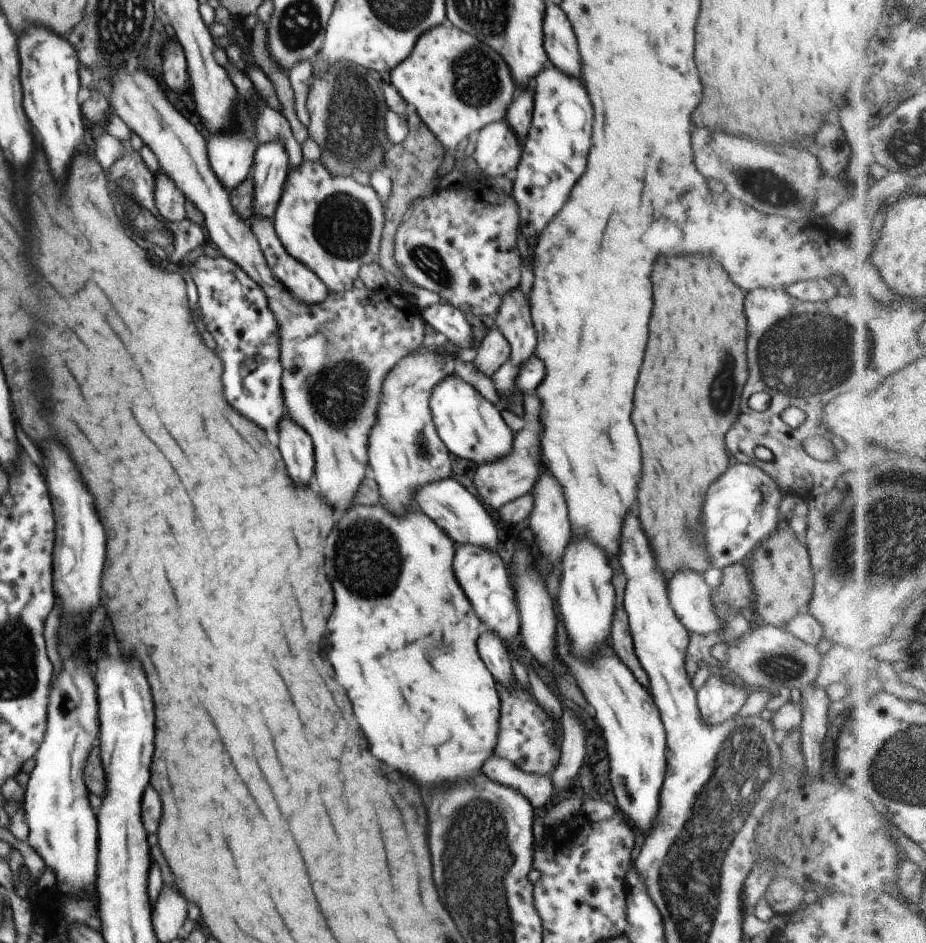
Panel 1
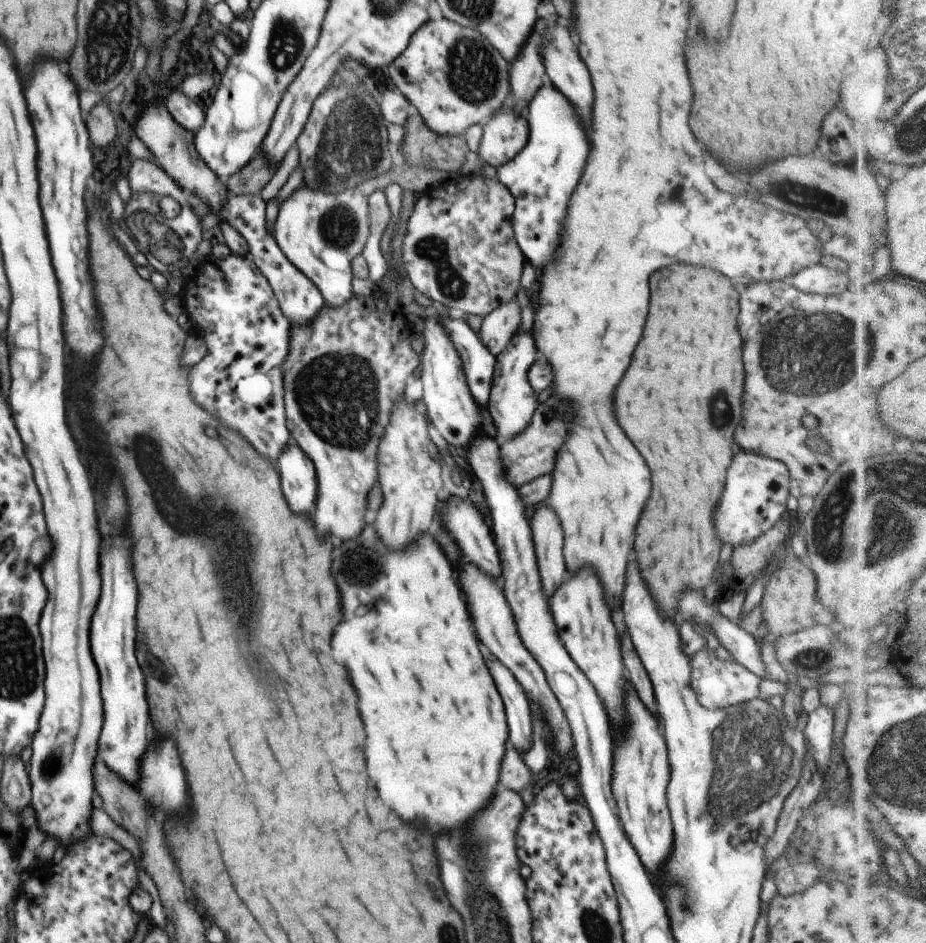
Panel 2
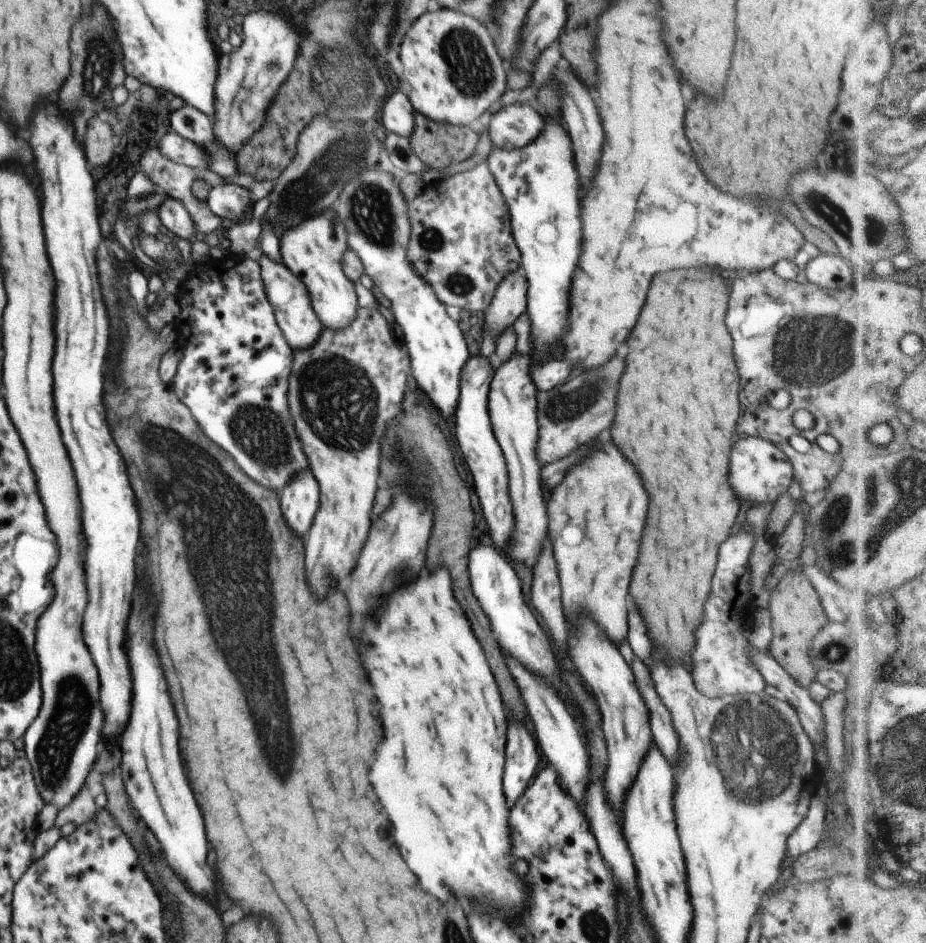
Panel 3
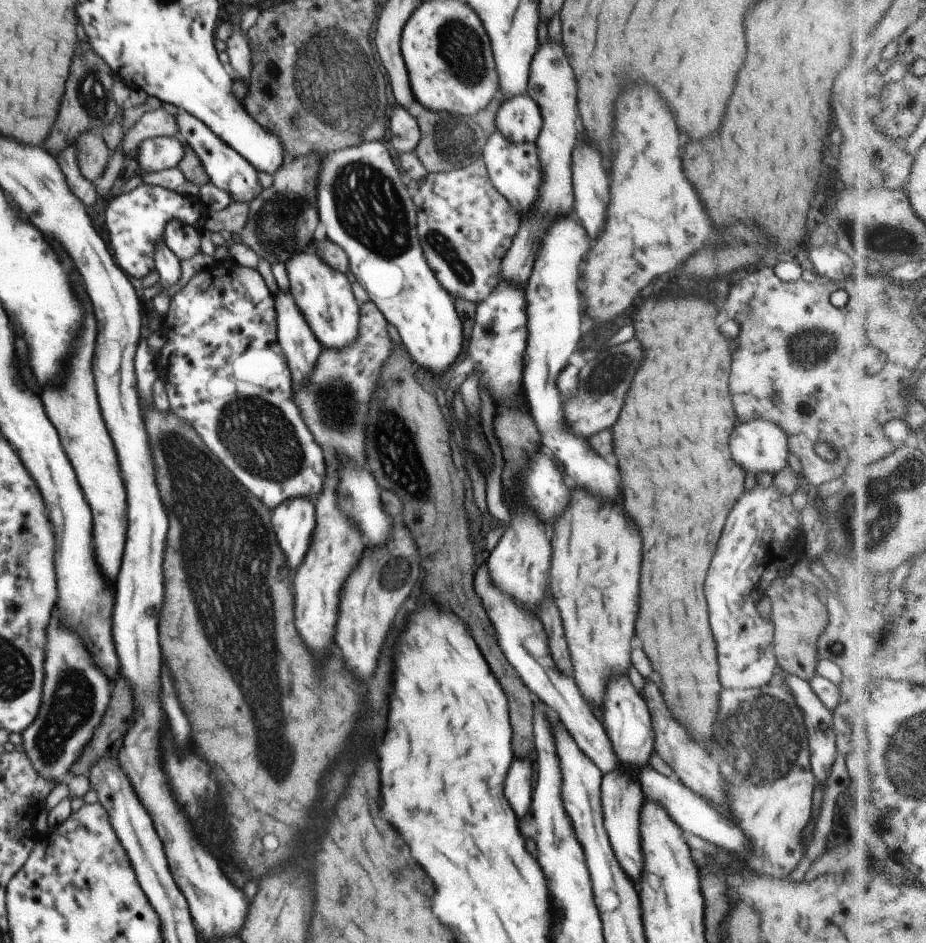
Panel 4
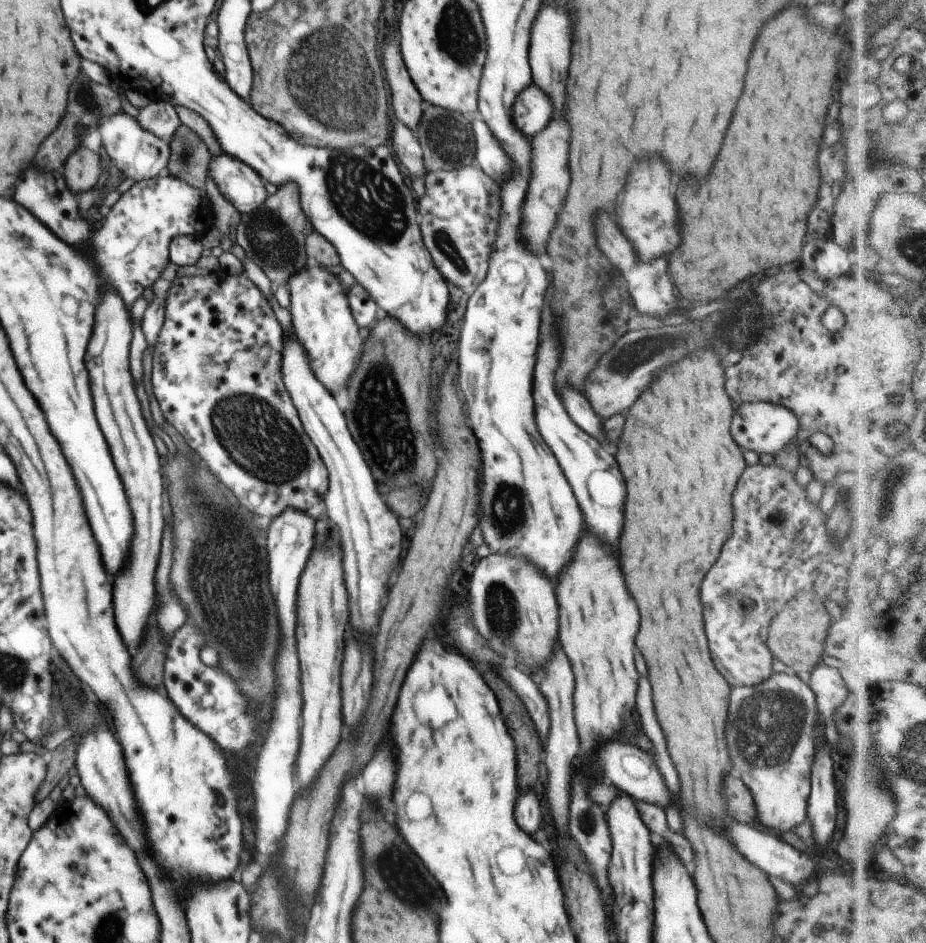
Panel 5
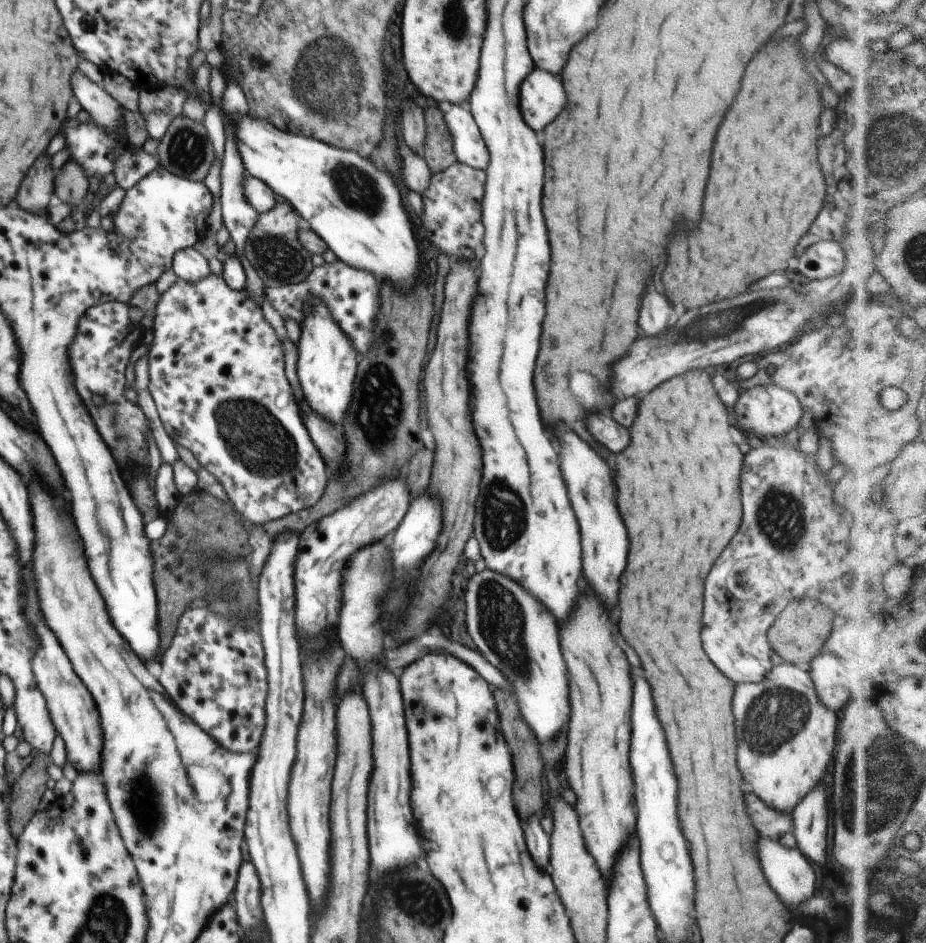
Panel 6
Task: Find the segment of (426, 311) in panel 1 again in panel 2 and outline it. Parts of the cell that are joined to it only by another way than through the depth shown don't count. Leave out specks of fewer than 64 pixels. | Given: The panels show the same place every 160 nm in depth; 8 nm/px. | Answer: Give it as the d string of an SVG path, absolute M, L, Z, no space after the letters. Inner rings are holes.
M444 315L439 316L436 320L439 320L444 332L449 334L454 348L462 359L463 369L472 396L479 405L486 407L489 401L491 380L496 364L495 356L484 346L484 343L480 340L479 333L472 331L472 328L463 319Z

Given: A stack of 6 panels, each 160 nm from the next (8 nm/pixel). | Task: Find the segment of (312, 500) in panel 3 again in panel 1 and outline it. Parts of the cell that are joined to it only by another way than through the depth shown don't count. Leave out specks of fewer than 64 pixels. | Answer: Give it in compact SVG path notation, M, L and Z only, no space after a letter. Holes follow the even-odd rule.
M285 416L280 424L280 454L286 462L288 474L296 484L308 484L314 476L314 446L304 428Z

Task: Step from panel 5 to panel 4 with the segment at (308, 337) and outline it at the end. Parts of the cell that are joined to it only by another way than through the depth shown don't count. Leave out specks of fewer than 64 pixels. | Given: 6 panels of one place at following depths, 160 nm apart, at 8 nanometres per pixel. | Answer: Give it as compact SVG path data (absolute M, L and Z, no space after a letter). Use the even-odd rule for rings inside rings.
M314 242L306 250L294 253L285 262L285 267L289 291L323 348L341 349L354 342L355 336L358 336L361 310L346 273L323 261L314 248Z

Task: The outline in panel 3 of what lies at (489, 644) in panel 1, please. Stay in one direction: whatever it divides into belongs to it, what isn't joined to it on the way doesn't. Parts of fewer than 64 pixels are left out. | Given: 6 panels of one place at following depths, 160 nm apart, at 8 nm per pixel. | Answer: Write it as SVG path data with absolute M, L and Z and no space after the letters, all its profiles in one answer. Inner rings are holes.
M508 720L506 742L506 770L504 794L508 800L517 800L527 789L538 768L539 747L522 721Z

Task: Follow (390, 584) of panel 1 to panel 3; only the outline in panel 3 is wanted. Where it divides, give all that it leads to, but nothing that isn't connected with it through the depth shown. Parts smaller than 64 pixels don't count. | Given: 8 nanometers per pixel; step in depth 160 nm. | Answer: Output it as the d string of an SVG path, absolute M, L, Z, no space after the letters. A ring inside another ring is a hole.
M442 566L425 570L422 572L422 576L416 578L414 582L394 590L392 596L388 598L388 604L382 604L374 612L374 616L366 620L362 634L360 634L358 650L362 656L362 642L364 642L364 668L366 668L366 674L372 672L370 682L374 686L374 694L380 704L380 718L382 718L382 726L384 726L384 734L386 734L386 740L380 742L380 748L376 754L378 770L382 770L382 772L370 772L370 782L372 782L374 792L380 798L392 826L394 826L394 840L398 844L398 850L402 852L402 858L406 860L410 870L418 876L424 890L430 890L430 894L434 894L434 896L446 896L446 892L452 892L454 896L474 898L478 904L486 906L486 908L506 908L506 910L516 912L518 908L524 906L524 898L528 898L528 894L526 894L524 882L508 868L510 832L508 832L508 808L506 808L506 798L504 798L504 790L502 790L504 746L506 746L506 712L504 712L504 704L502 704L502 698L498 692L498 684L490 672L486 656L484 656L470 626L464 609L455 599L448 569Z

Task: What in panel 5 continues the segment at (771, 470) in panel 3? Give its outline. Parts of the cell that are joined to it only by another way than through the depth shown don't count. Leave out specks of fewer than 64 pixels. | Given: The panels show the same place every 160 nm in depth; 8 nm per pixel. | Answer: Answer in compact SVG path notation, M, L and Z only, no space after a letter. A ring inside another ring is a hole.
M744 403L739 406L740 410L734 412L732 420L732 438L742 450L753 450L760 454L771 454L774 456L786 448L794 439L798 430L799 422L796 415L786 407L765 403Z

